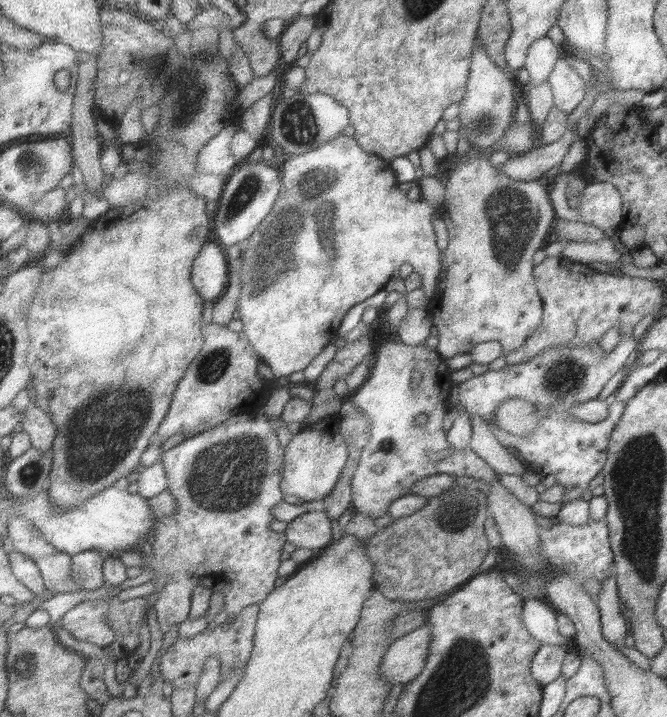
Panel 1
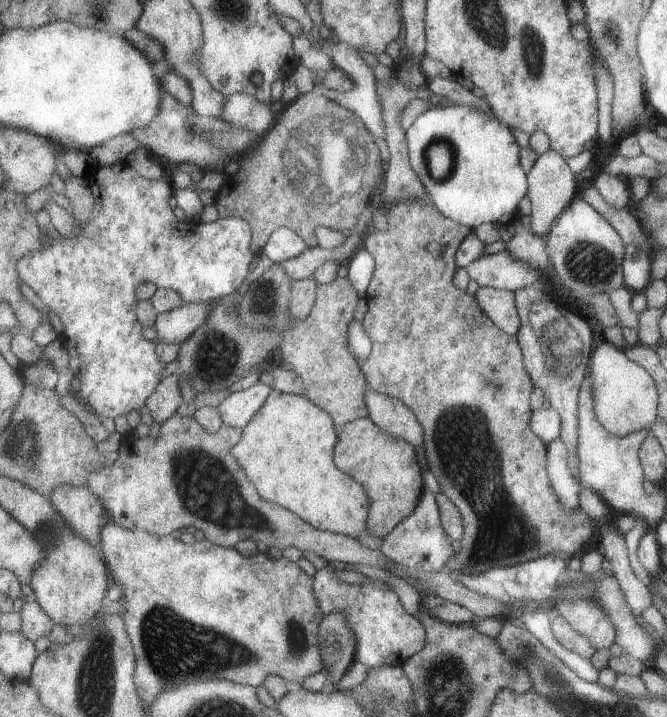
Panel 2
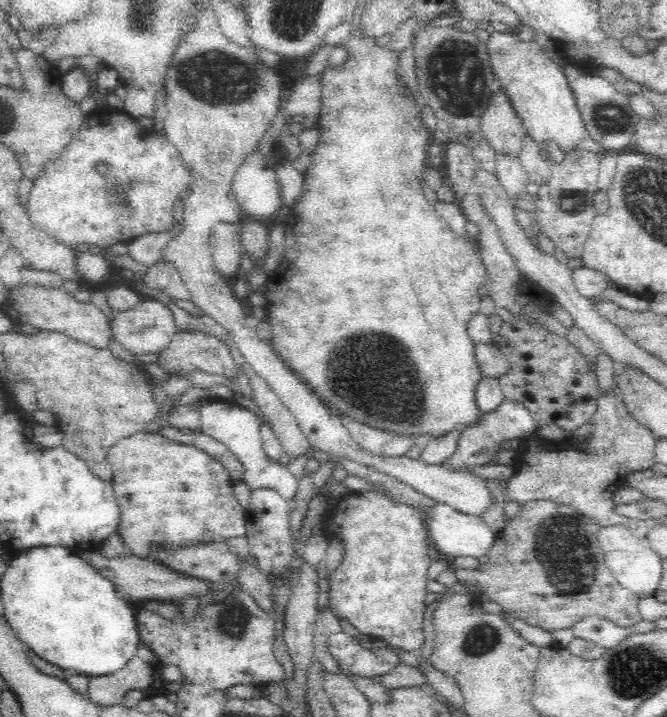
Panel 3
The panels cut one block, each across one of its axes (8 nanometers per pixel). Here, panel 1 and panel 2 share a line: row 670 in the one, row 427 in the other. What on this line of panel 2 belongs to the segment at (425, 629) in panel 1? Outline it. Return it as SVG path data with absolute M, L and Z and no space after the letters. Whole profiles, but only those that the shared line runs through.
M369 386L365 394L369 406L369 418L379 424L383 430L391 432L397 438L409 440L415 448L425 446L425 428L415 416L415 412L399 398L379 394Z

